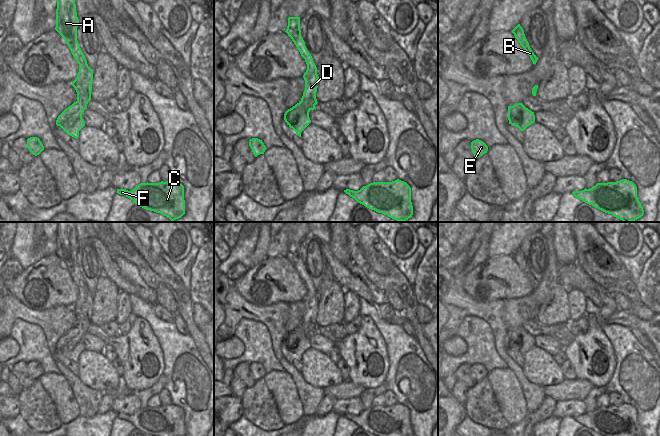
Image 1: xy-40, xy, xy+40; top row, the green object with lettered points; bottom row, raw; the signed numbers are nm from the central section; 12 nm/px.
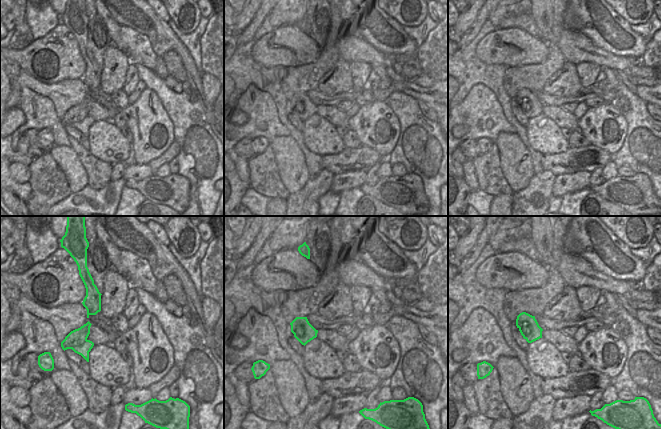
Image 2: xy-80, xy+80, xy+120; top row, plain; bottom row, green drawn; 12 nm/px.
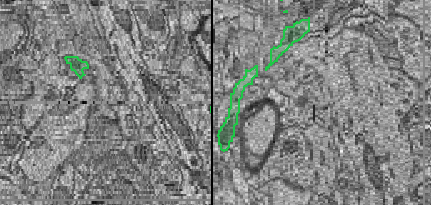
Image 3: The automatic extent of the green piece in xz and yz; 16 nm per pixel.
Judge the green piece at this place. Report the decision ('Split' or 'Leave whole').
Split

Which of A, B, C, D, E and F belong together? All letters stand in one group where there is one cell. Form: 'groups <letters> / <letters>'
groups A B D E / C F

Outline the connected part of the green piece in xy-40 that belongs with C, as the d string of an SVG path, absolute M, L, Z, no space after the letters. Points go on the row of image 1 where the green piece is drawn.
M173 180L159 183L140 183L133 190L117 189L135 205L160 213L171 221L185 214L184 186Z

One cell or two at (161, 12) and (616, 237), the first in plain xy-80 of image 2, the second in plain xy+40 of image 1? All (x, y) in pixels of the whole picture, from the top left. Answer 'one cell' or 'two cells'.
two cells

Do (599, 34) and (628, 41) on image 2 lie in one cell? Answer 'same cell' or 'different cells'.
same cell

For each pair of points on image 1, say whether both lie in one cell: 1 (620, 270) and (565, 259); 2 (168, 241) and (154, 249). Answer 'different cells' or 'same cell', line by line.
1: different cells
2: different cells

